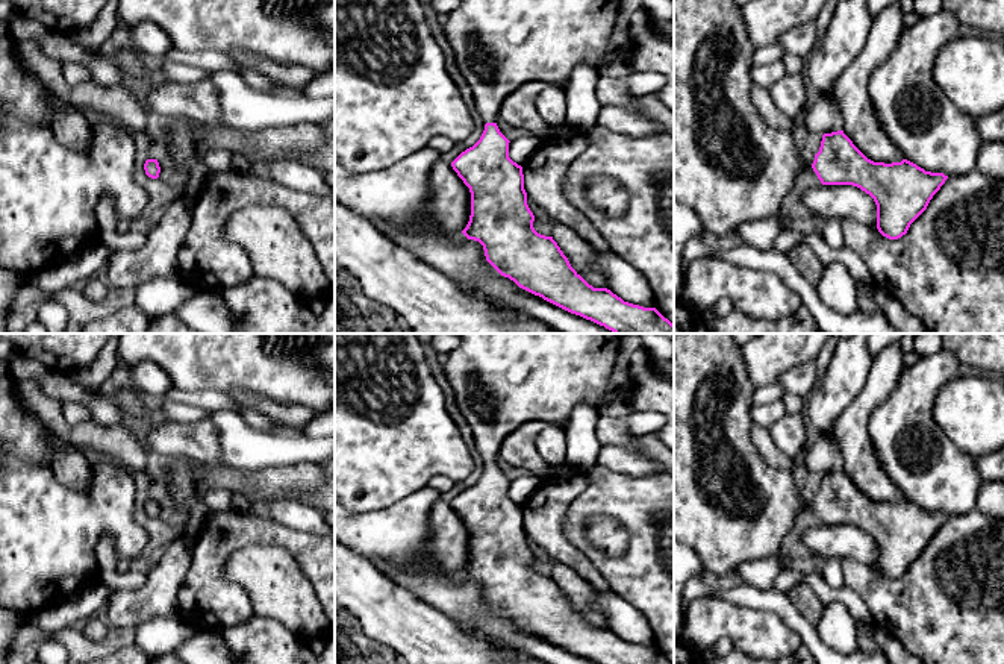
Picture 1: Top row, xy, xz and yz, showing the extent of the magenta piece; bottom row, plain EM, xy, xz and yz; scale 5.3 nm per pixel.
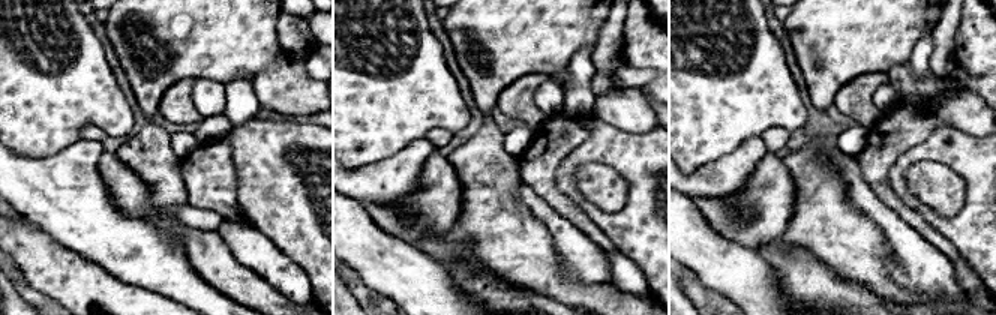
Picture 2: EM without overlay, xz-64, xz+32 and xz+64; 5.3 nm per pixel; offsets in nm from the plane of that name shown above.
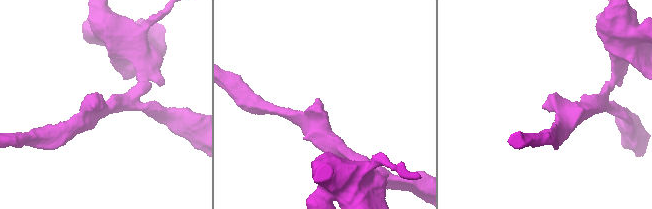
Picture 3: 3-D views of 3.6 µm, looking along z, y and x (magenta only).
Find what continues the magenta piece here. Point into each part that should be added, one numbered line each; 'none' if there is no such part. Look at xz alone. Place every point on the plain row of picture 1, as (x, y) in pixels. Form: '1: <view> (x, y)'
1: xz (500, 381)

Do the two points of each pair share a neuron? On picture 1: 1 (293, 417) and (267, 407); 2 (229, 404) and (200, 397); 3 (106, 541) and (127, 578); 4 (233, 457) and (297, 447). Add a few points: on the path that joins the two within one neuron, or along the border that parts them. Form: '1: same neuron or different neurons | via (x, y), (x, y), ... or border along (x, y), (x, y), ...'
1: same neuron | via (286, 414), (273, 410)
2: same neuron | via (221, 400), (208, 400)
3: same neuron | via (106, 552), (108, 563), (117, 572)
4: same neuron | via (249, 451), (282, 451)

